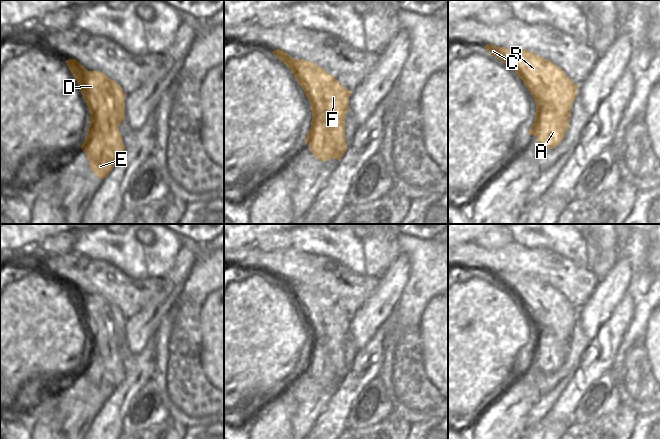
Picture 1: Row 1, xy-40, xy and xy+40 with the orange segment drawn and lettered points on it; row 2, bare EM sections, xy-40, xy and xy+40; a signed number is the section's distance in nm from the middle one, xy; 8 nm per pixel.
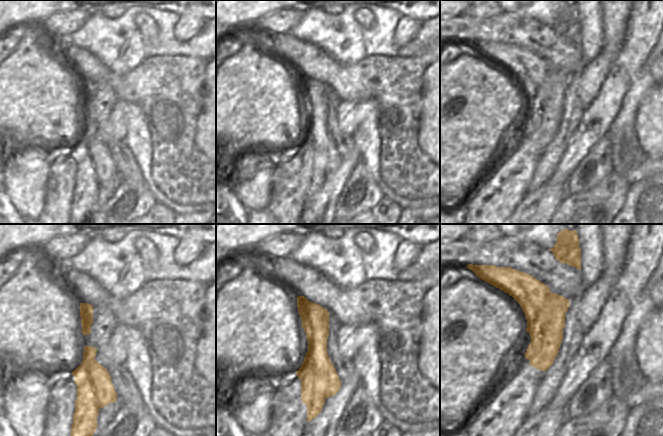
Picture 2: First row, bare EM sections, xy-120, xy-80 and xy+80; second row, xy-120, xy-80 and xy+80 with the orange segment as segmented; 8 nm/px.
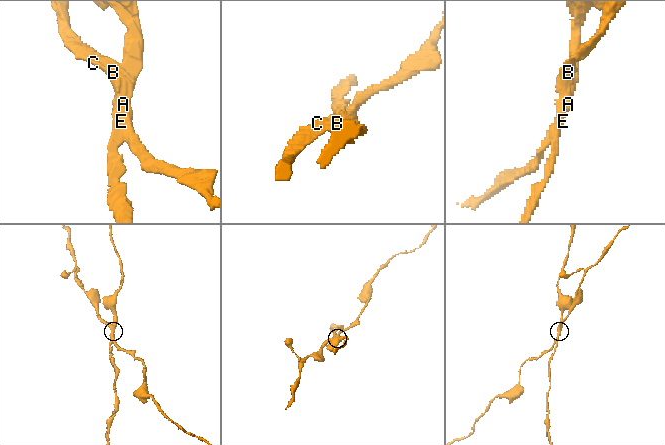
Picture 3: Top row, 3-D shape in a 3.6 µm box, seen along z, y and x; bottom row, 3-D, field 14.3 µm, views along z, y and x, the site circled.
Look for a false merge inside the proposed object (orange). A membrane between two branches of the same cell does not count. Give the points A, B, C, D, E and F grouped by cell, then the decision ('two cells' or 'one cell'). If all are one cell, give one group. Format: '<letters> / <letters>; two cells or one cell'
A E / B C D F; two cells

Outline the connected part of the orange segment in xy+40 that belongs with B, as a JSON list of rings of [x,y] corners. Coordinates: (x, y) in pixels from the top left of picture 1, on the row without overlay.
[[[492,268],[484,271],[520,301],[536,328],[552,327],[562,341],[570,342],[569,326],[565,319],[560,319],[555,312],[555,306],[565,299],[562,293],[548,283],[524,273],[508,273]]]

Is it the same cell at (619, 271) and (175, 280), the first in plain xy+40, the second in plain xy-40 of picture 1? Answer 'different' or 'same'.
same

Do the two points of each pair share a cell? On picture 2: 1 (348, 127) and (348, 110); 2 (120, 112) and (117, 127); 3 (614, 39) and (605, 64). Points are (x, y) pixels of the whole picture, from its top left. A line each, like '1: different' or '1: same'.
1: same
2: same
3: different

